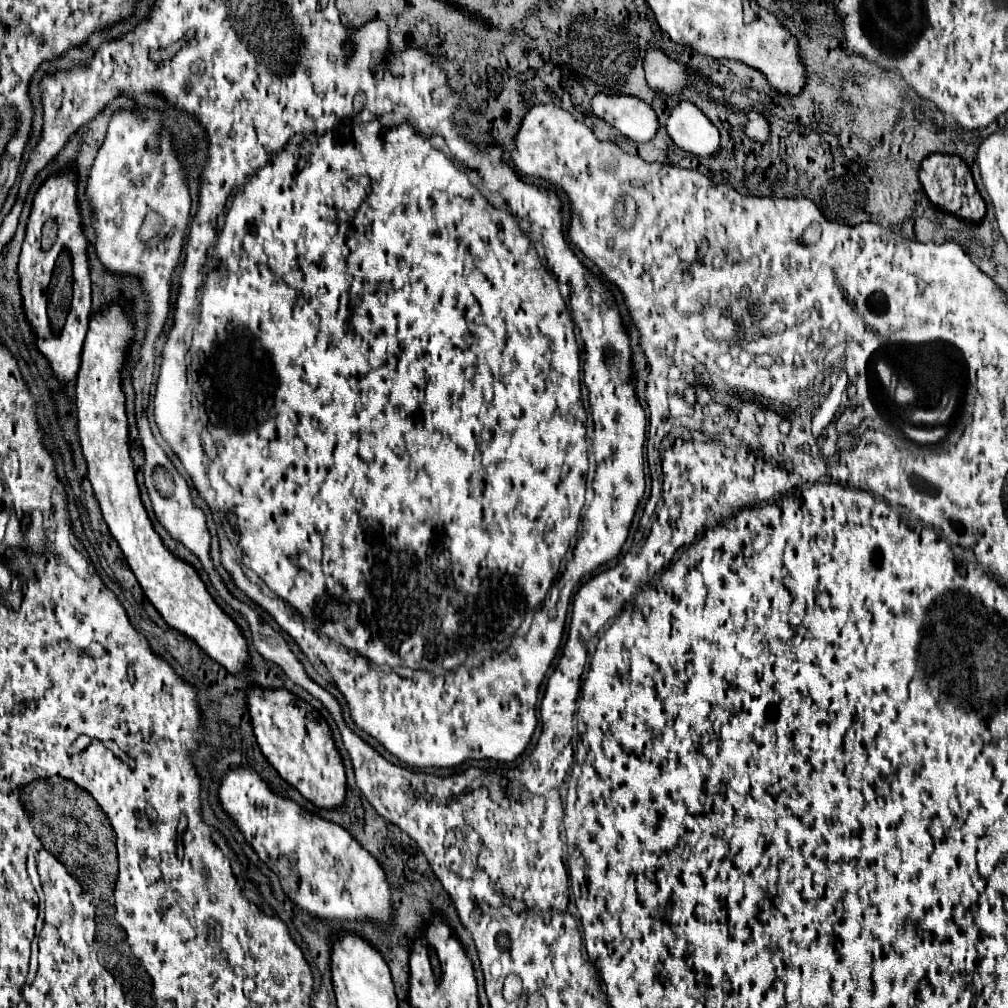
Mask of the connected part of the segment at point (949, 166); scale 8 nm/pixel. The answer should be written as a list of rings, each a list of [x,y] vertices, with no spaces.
[[[930,154],[922,160],[918,176],[920,176],[924,194],[942,212],[946,212],[946,214],[954,212],[960,220],[972,222],[972,224],[982,222],[982,218],[986,214],[986,206],[984,206],[984,200],[974,184],[972,172],[964,160],[960,160],[958,156],[950,156],[950,154]]]

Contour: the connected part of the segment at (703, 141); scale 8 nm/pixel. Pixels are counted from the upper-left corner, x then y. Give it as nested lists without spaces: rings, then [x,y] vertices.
[[[676,100],[666,118],[666,132],[674,144],[690,154],[710,156],[720,148],[718,128],[688,100]]]

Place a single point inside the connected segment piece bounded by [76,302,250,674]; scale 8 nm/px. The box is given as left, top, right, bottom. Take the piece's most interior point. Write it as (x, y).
(174, 587)

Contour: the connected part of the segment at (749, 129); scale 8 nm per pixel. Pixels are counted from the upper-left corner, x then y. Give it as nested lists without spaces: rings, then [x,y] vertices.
[[[754,110],[746,112],[746,134],[762,144],[766,144],[768,138],[768,122]]]

